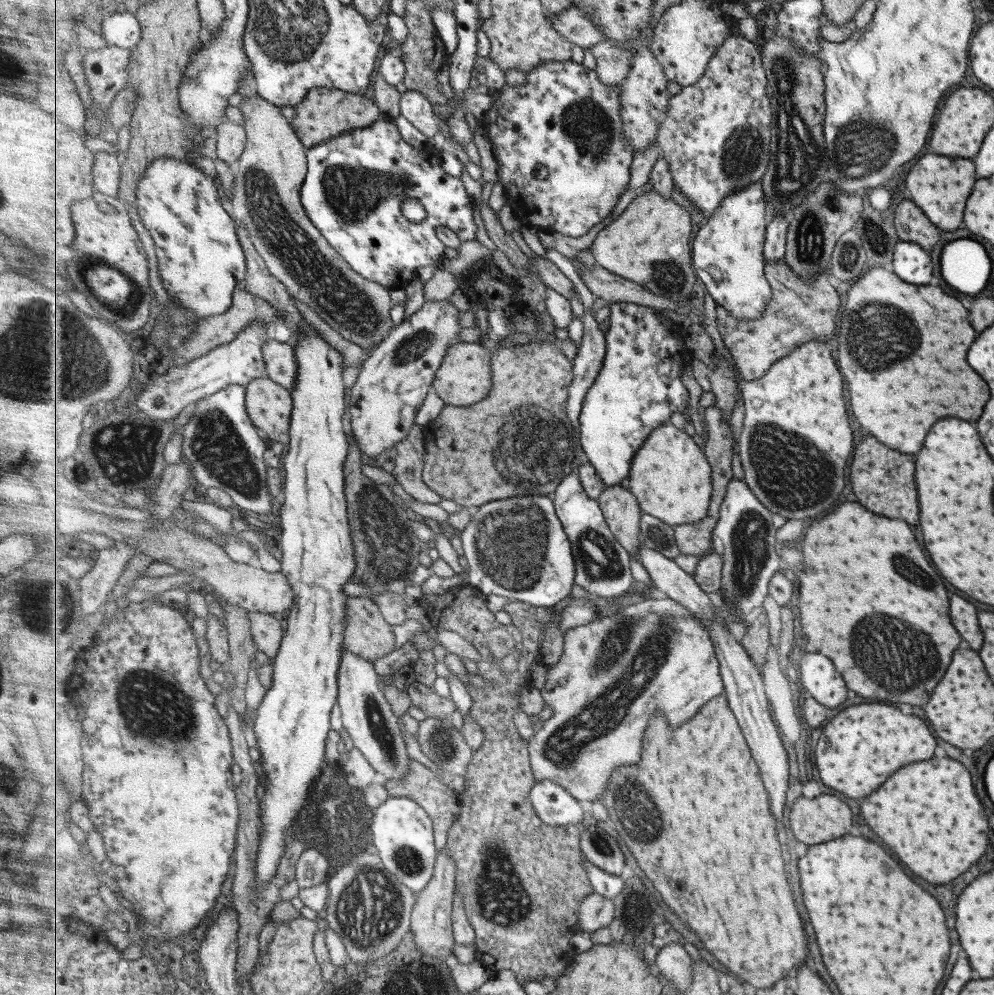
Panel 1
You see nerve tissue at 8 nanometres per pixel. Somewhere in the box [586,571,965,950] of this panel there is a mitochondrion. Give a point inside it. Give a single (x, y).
(901, 659)

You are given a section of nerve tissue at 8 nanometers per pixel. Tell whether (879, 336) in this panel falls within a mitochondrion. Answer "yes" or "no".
yes

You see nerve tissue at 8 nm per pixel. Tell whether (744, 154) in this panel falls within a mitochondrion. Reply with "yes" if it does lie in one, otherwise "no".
yes

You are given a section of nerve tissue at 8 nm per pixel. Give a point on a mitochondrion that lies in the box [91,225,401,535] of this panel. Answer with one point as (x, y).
(216, 445)

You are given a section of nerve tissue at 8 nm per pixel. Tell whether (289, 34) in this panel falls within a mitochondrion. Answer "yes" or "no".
yes

